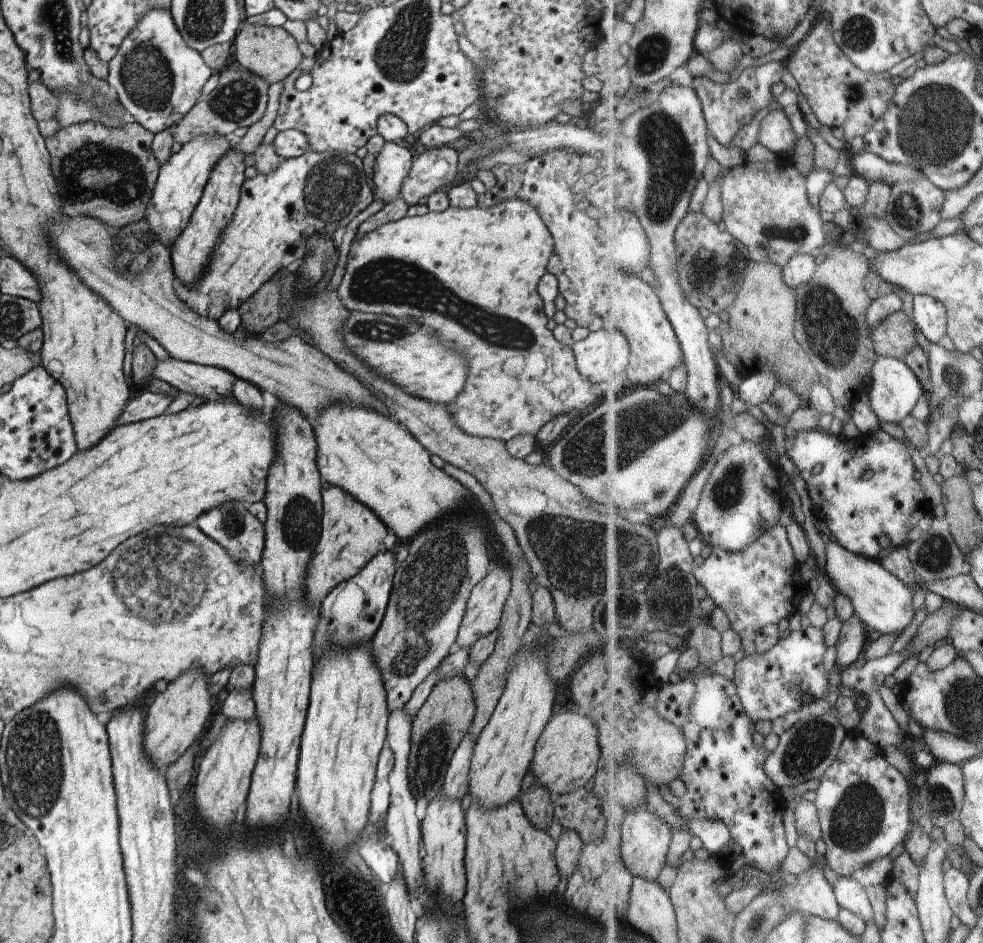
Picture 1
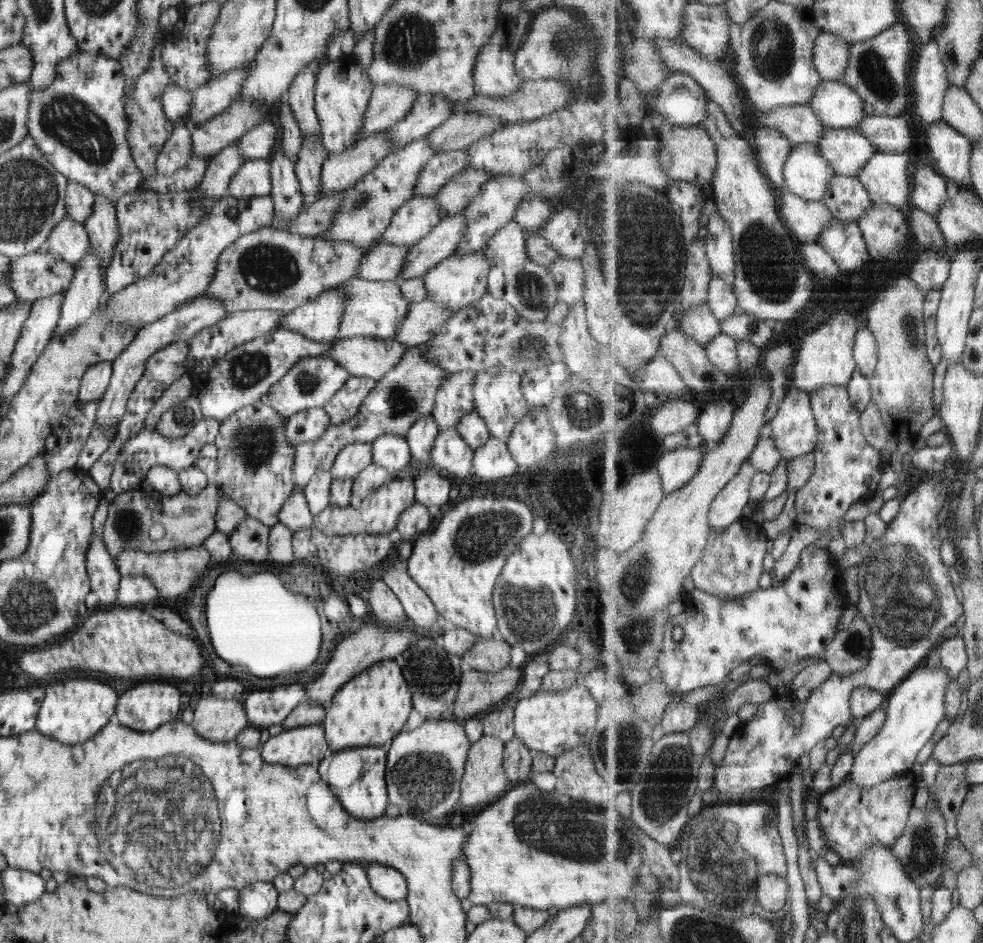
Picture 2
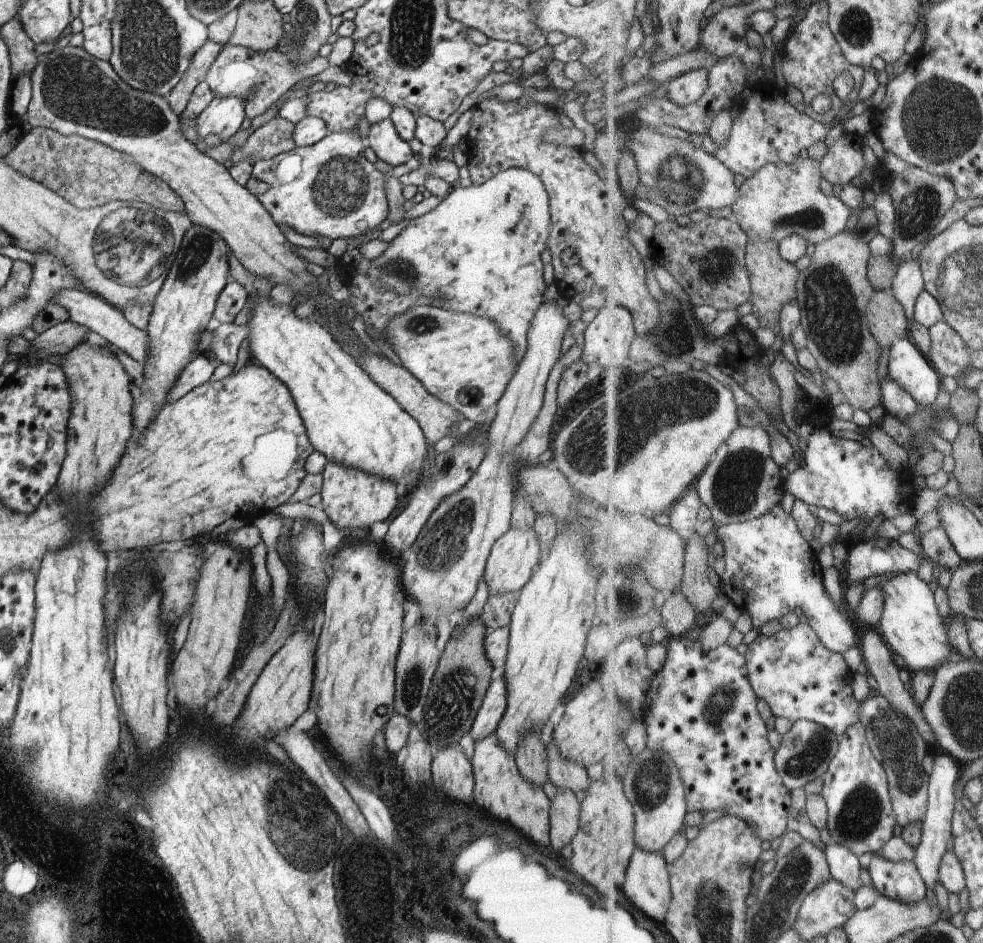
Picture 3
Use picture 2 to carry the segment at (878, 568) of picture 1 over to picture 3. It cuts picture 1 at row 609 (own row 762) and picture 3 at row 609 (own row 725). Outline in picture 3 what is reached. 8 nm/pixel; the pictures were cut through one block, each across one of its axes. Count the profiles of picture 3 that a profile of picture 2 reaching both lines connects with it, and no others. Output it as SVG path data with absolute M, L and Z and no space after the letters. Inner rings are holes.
M900 573L882 585L886 592L886 610L880 630L886 640L907 662L913 673L939 671L955 654L951 642L950 620L943 616L937 600L937 592L917 573Z

